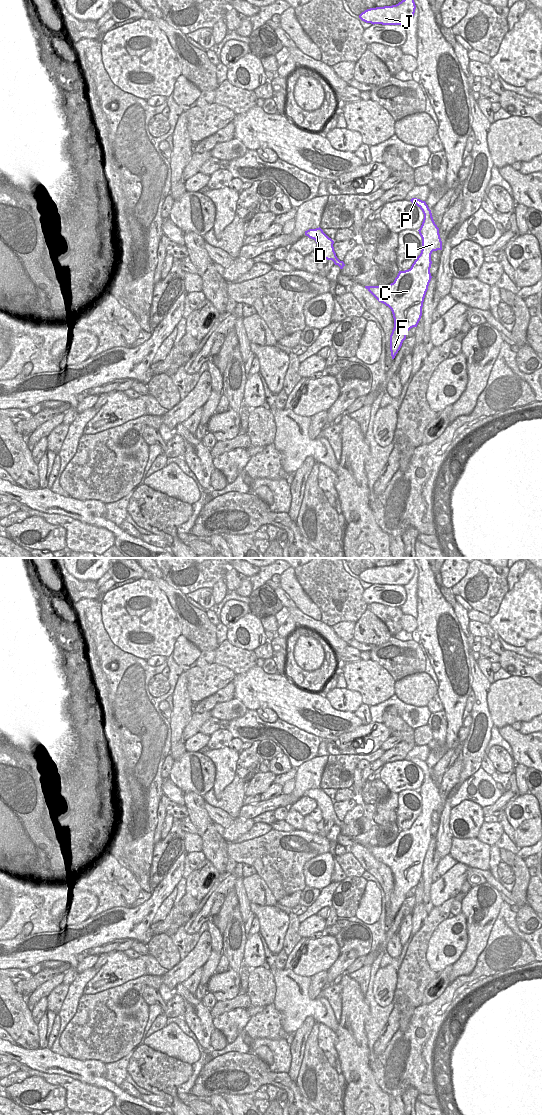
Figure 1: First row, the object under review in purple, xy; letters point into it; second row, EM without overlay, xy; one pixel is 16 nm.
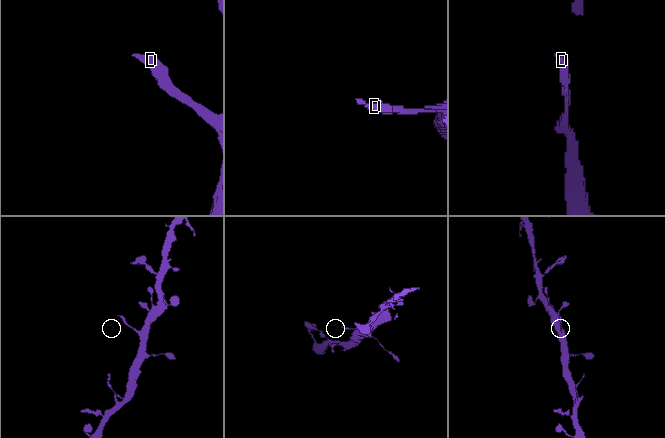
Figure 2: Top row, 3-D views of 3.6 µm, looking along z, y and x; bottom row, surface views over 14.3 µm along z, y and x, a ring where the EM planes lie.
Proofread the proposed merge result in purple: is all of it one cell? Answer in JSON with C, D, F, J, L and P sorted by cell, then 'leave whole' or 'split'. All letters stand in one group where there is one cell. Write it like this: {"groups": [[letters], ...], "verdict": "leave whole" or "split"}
{"groups": [["C", "D", "F", "J", "L", "P"]], "verdict": "leave whole"}

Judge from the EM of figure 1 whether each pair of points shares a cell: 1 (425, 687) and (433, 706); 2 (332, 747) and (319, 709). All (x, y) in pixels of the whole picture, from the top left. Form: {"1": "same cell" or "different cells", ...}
{"1": "different cells", "2": "different cells"}

